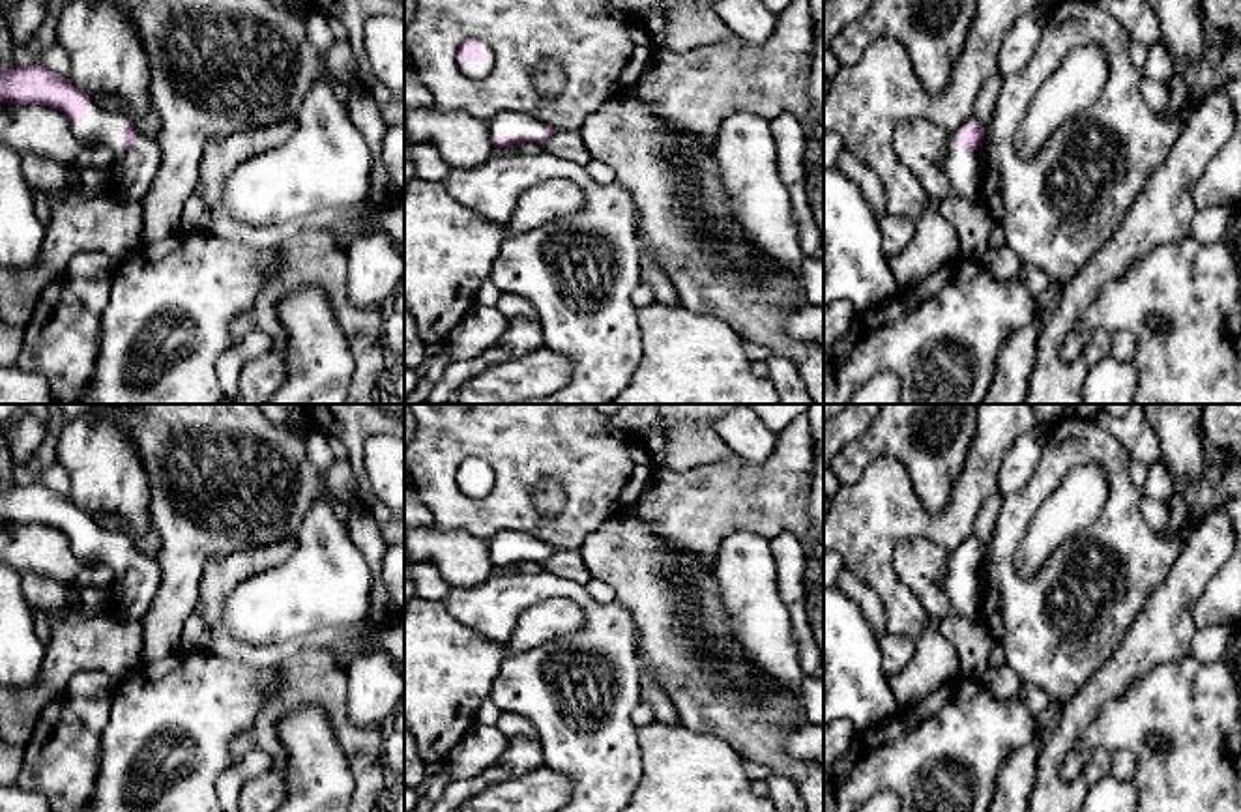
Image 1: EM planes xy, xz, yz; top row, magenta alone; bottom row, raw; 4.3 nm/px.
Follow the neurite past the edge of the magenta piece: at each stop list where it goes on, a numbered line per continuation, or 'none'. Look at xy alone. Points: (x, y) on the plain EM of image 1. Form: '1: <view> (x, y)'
1: xy (133, 590)

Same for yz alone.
1: yz (963, 588)

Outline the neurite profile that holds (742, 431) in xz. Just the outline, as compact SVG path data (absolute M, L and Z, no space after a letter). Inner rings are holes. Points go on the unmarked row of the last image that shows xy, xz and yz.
M747 406L726 410L713 423L713 430L734 455L752 464L766 462L777 443L777 434Z

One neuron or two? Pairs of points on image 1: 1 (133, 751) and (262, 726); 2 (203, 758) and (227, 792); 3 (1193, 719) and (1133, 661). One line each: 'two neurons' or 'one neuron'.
1: two neurons
2: two neurons
3: two neurons

